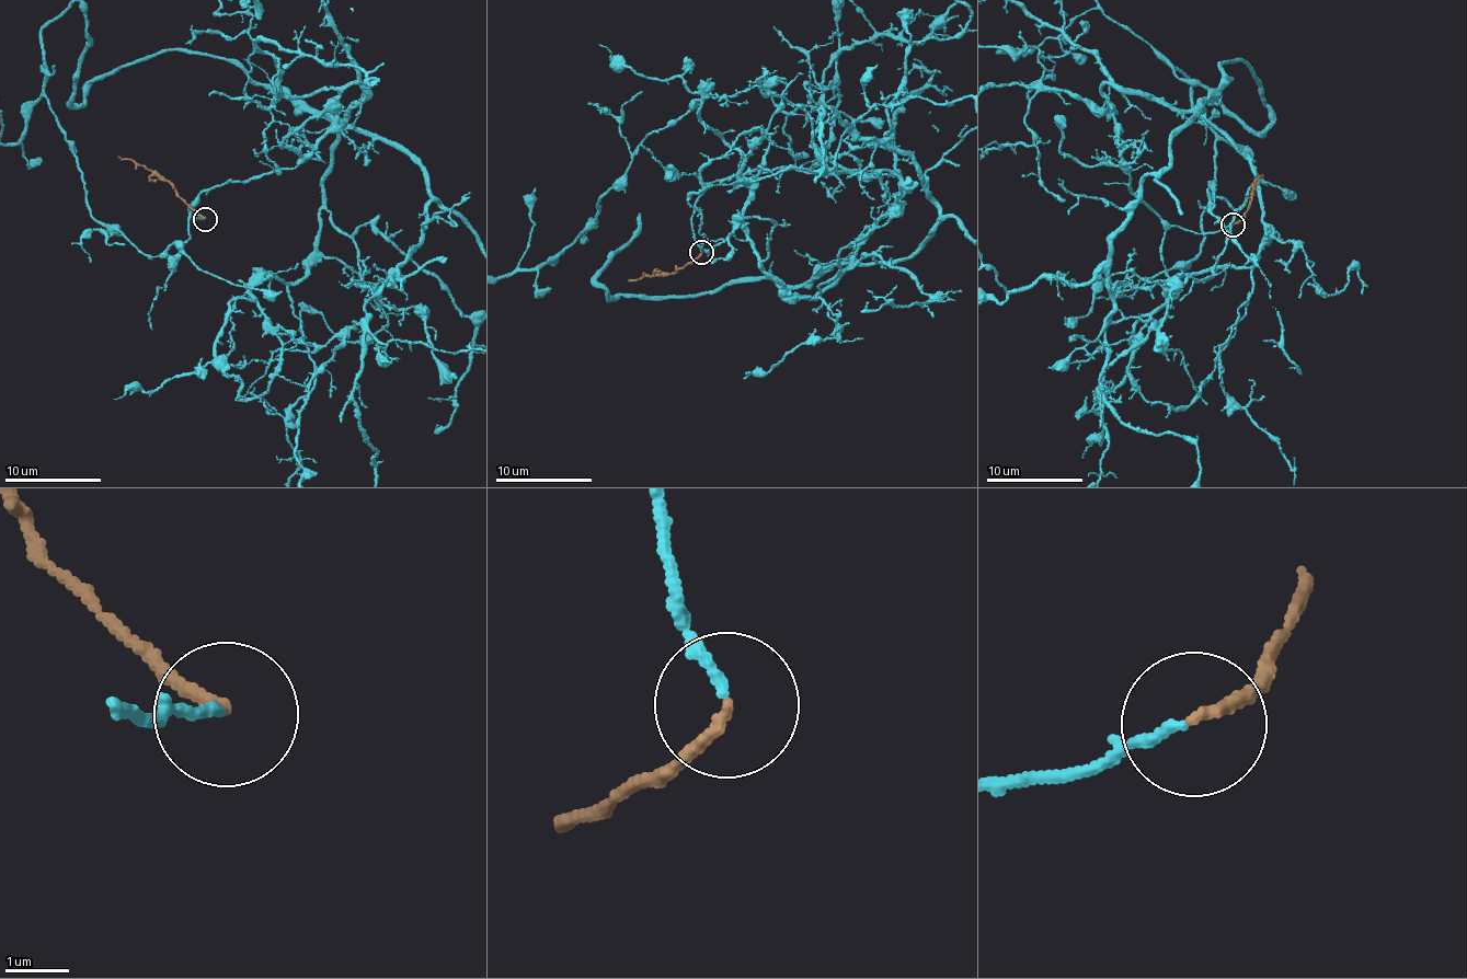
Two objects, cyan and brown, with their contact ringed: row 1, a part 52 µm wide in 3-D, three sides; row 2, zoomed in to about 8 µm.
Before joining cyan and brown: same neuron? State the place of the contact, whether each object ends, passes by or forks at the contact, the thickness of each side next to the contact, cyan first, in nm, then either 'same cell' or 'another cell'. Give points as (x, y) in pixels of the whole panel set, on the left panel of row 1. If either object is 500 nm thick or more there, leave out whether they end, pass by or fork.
(205, 219) | cyan ends | brown ends | 150/170 nm | same cell

